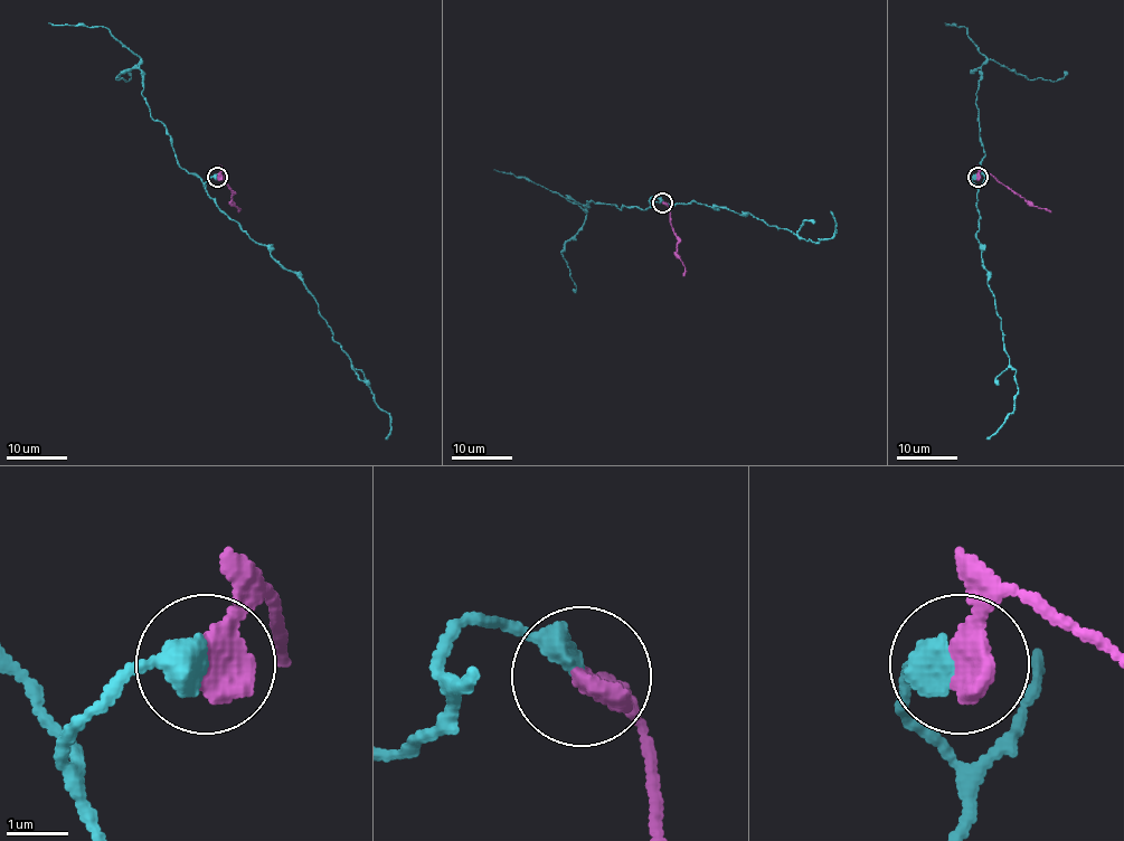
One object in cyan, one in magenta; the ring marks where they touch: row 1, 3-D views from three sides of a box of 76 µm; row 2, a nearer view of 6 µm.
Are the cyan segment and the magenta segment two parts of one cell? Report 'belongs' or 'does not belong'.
does not belong

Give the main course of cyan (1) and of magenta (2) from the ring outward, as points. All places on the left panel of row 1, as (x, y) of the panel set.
1: (217, 177), (207, 181), (207, 194), (303, 282), (333, 339), (390, 417), (386, 438)
2: (217, 177), (225, 171), (225, 181), (238, 211)

